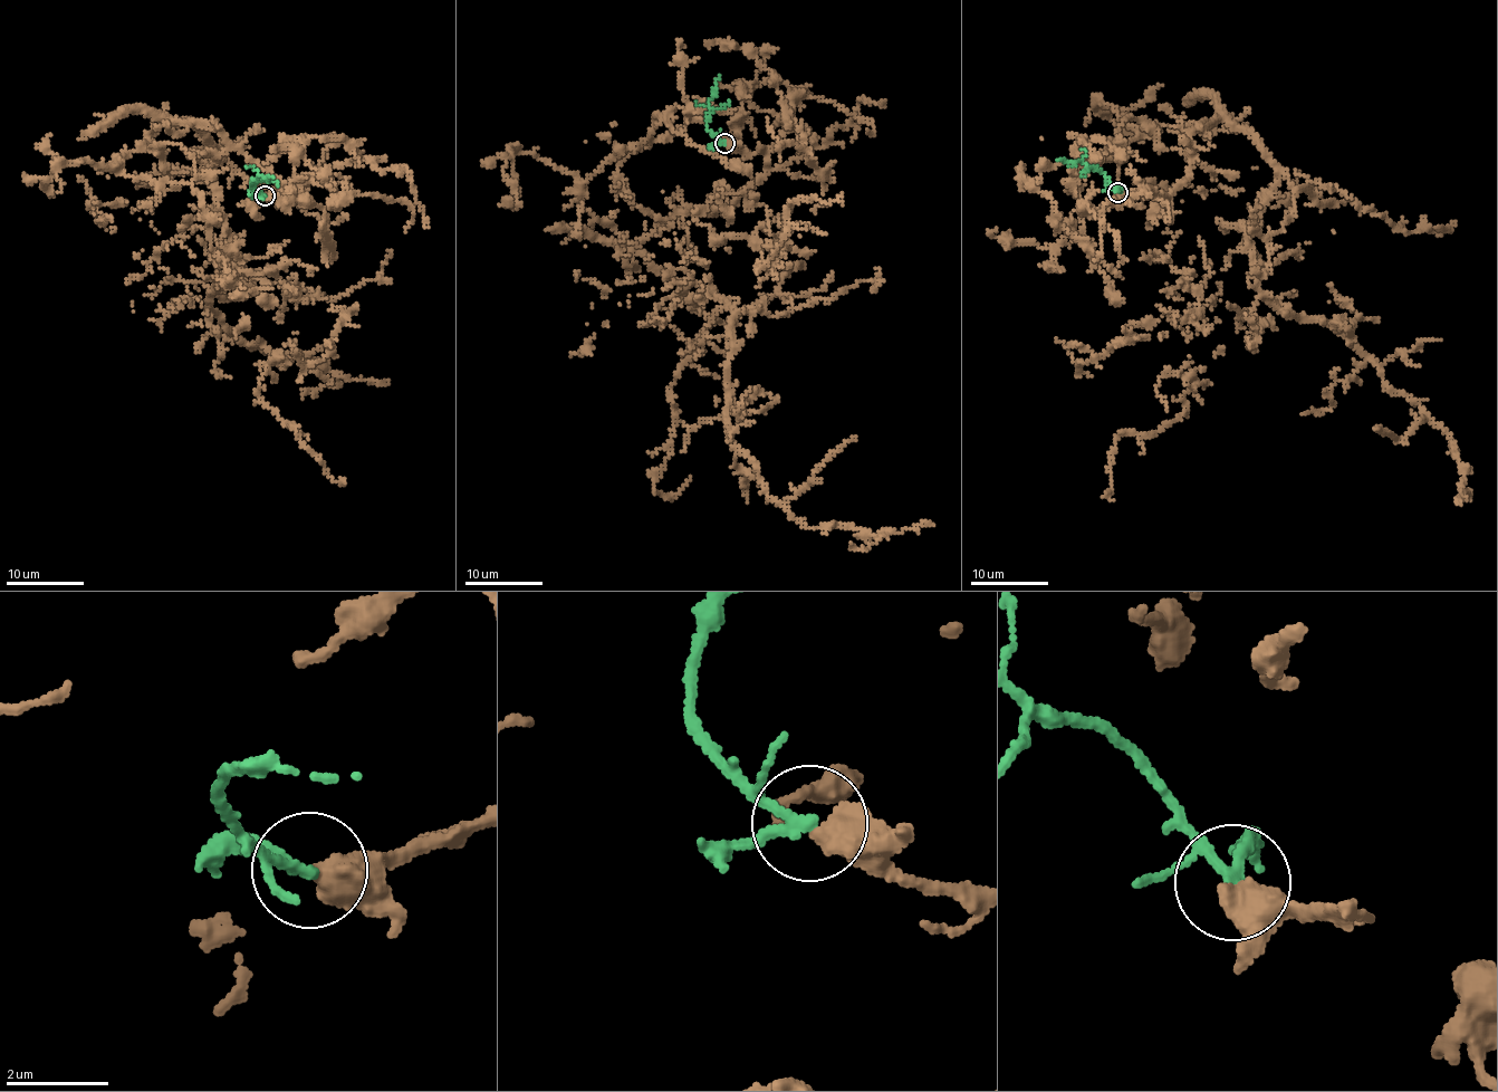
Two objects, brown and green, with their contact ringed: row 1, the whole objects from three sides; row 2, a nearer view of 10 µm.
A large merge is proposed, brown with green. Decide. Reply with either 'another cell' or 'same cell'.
same cell

